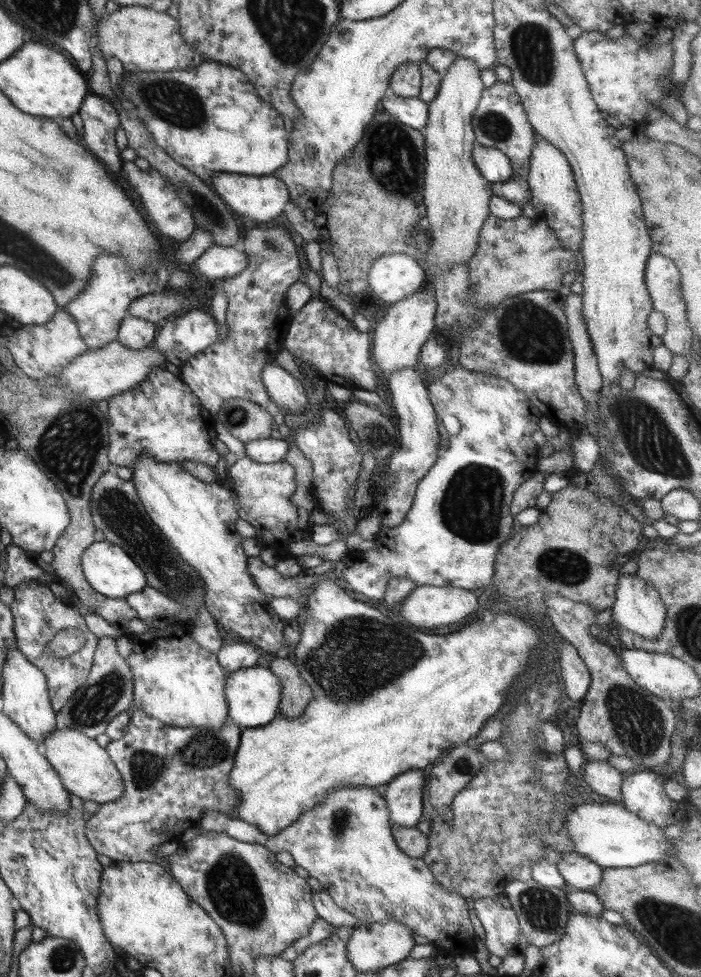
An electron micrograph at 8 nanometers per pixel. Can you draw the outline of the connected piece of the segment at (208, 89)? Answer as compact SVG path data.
M204 61L193 69L126 72L114 85L119 99L135 106L154 142L207 184L220 172L272 175L289 159L288 132L272 104L258 96L244 71Z

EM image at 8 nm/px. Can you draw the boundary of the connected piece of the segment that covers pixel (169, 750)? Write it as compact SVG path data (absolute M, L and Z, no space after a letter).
M134 705L129 713L128 732L120 740L111 740L105 749L122 775L124 794L115 802L99 804L98 812L87 821L85 835L98 854L113 861L159 862L156 854L160 848L166 842L178 841L188 828L198 827L198 821L207 813L215 811L230 815L239 808L240 795L232 785L228 785L228 776L240 745L242 728L226 723L210 730L204 727L173 727L146 715Z

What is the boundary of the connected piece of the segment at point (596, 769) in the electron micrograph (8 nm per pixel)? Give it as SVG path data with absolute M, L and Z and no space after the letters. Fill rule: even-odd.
M586 760L582 773L586 784L594 792L620 802L621 784L625 773L611 766L607 760Z

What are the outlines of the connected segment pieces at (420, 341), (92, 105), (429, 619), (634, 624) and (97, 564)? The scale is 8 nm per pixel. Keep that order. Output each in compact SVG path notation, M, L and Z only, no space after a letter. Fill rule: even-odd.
M429 283L408 298L391 304L384 320L378 322L372 338L372 350L370 351L372 351L372 360L376 370L388 376L396 369L421 366L420 350L434 330L435 318L436 295Z
M90 92L84 98L78 114L84 125L82 144L116 178L123 165L121 150L114 140L116 128L120 126L120 115L116 108L106 98Z
M417 586L400 603L400 616L404 622L422 628L448 626L464 620L476 612L478 595L475 591L449 586Z
M621 572L612 605L613 620L642 638L656 638L662 633L666 607L658 590L638 574Z
M106 540L93 542L86 549L81 556L81 565L86 581L92 588L110 598L124 599L128 594L140 592L144 586L148 586L144 569L122 547Z

